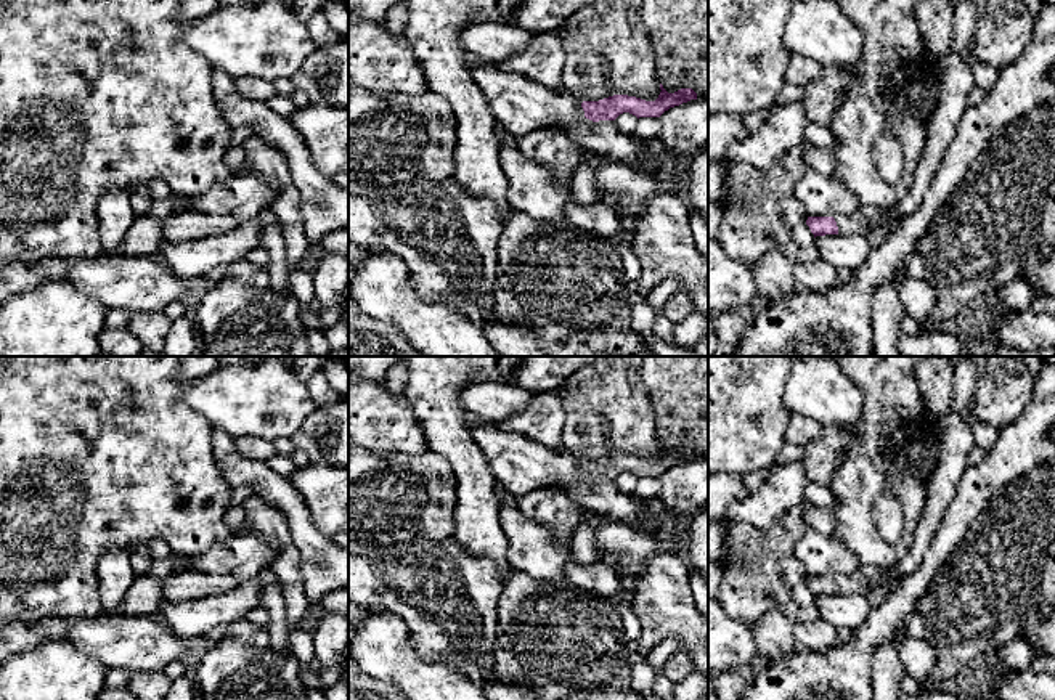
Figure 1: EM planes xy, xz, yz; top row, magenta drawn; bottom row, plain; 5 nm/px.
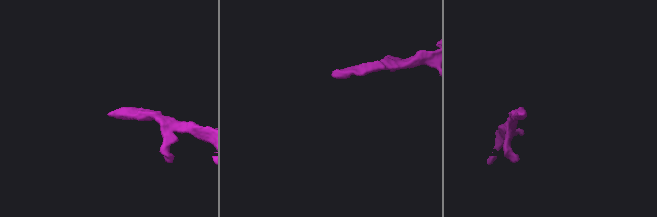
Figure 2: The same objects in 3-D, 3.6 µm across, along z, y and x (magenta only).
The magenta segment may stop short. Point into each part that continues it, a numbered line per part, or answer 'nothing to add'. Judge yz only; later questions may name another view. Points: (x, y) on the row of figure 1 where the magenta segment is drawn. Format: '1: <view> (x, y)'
1: yz (864, 219)

